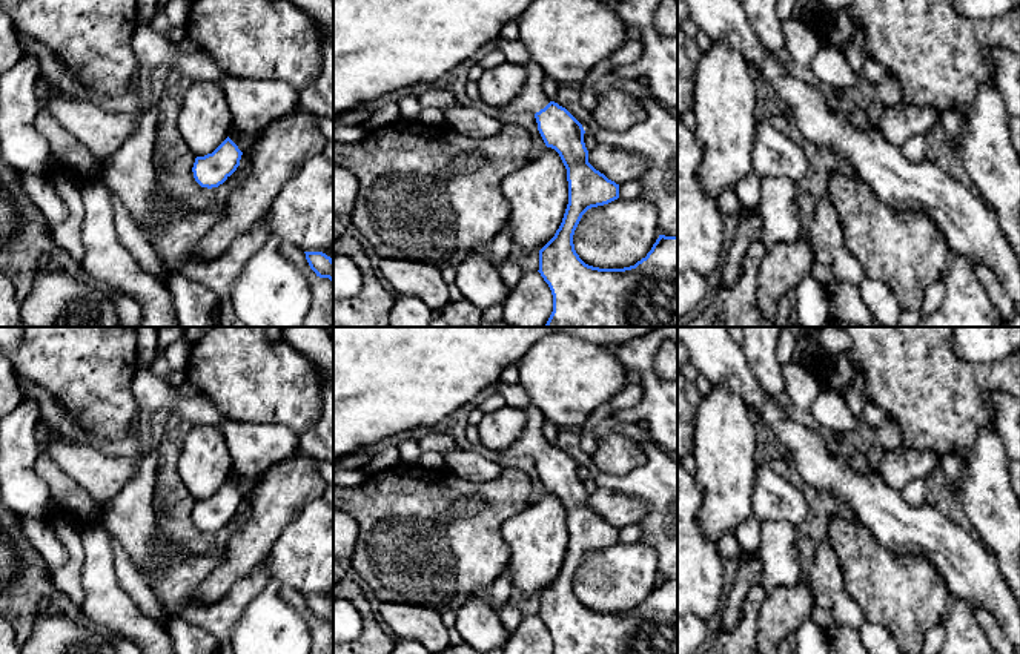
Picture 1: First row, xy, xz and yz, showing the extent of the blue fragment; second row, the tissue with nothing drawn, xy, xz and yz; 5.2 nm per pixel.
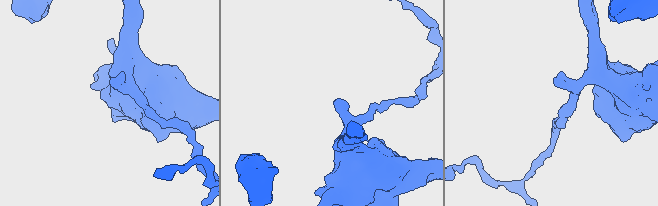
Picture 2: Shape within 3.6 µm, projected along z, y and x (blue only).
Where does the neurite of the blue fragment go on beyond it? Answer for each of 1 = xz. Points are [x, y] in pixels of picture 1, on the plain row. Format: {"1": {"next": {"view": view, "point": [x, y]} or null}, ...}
{"1": {"next": {"view": "xz", "point": [533, 442]}}}

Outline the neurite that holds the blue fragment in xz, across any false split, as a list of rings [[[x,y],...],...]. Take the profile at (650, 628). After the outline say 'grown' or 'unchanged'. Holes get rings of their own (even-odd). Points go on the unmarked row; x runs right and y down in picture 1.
[[[536,405],[524,408],[527,427],[507,456],[532,456],[547,491],[555,493],[568,525],[568,548],[555,580],[539,594],[539,617],[553,639],[553,654],[677,654],[677,580],[659,579],[645,602],[624,613],[599,613],[585,608],[575,594],[573,579],[582,559],[619,542],[619,528],[588,507],[582,468],[544,436],[545,416]]]; grown

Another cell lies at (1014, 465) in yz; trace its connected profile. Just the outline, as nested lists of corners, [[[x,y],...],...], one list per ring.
[[[1018,461],[1009,462],[1009,482],[1017,497],[1017,502],[1020,504],[1020,462]]]

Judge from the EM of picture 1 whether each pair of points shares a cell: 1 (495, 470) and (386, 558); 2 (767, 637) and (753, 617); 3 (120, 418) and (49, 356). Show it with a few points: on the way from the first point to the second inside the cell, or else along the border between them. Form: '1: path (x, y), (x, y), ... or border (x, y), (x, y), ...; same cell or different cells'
1: border (446, 469), (473, 482), (492, 481), (503, 472); different cells
2: border (767, 593), (762, 602), (756, 637); different cells
3: path (103, 404), (66, 369); same cell

